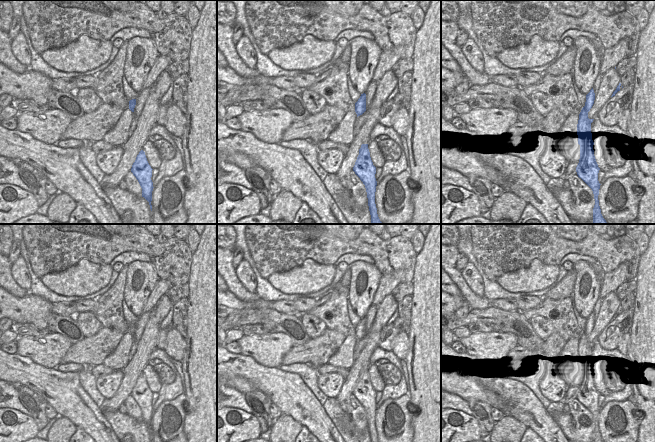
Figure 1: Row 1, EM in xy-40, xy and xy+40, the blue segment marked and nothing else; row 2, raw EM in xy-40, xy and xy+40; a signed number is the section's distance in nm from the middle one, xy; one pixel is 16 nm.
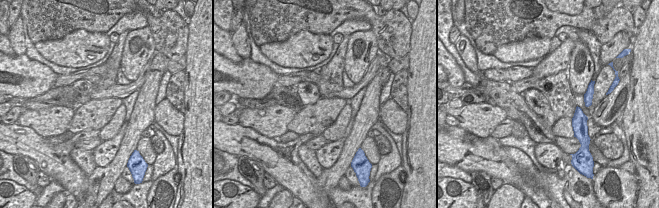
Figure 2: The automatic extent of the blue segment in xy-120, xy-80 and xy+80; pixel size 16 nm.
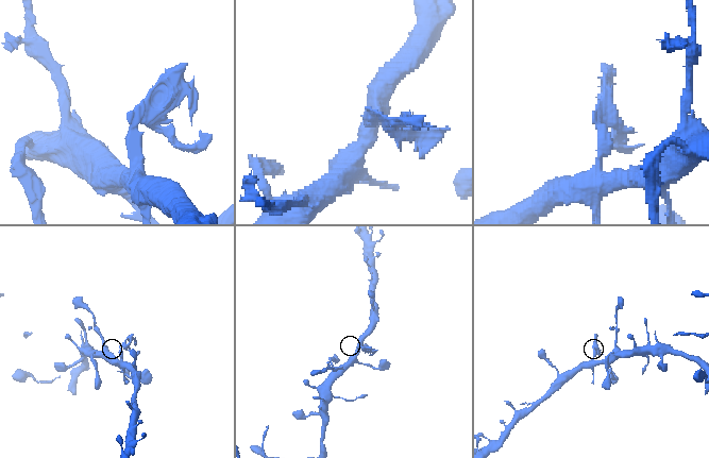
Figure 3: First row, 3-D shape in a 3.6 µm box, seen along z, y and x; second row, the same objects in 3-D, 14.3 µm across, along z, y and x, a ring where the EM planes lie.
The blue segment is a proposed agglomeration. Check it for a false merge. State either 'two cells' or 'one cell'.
two cells

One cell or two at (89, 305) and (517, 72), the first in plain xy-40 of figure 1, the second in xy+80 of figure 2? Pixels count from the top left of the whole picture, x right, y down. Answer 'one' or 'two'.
one

